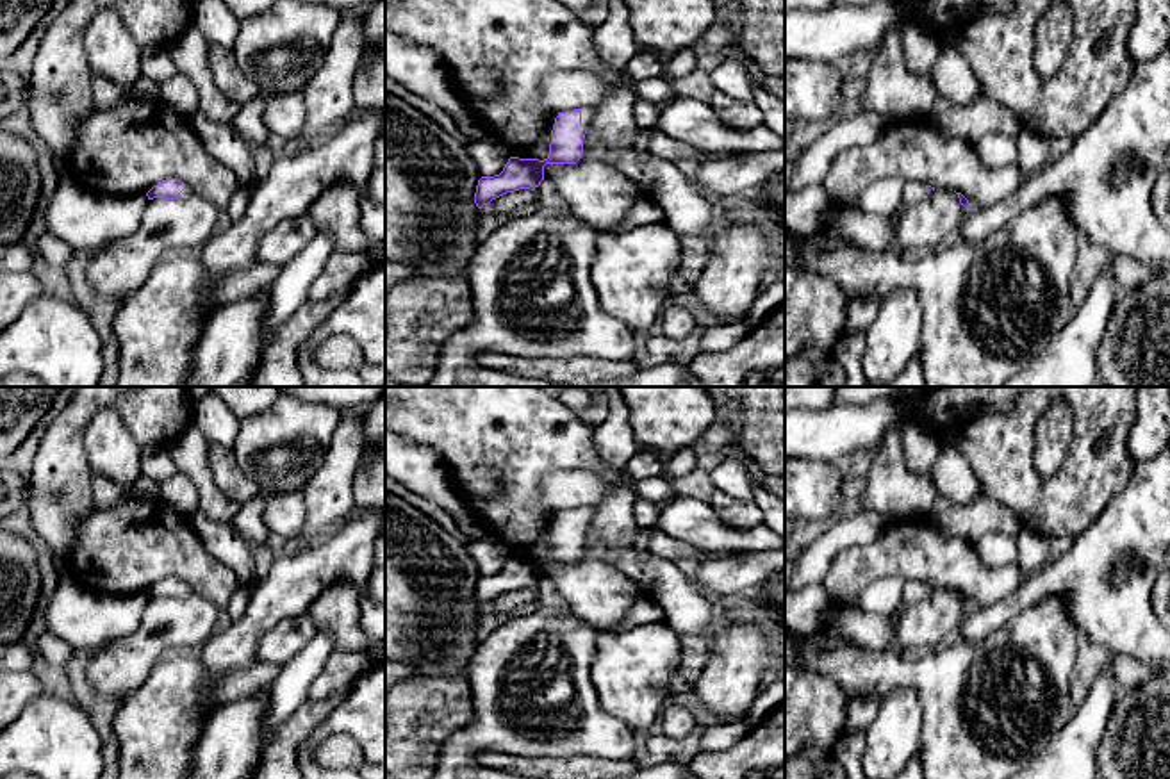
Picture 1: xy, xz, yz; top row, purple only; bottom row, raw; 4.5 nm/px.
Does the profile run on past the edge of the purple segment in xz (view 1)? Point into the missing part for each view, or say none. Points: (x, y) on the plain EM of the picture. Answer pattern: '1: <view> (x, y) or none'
1: xz (587, 512)

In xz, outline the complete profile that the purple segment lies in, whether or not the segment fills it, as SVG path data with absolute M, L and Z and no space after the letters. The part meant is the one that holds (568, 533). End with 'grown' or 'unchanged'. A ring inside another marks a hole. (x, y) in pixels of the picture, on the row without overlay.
M594 506L558 512L551 529L549 554L544 560L510 556L499 574L482 576L474 592L476 606L482 608L507 592L539 586L546 563L576 563L583 554L583 538L592 515Z; grown

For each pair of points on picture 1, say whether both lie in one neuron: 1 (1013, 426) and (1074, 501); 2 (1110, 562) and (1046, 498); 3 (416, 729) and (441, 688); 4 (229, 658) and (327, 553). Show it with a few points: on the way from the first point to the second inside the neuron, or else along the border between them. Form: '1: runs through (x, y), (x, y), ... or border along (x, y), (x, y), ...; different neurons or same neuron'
1: runs through (1013, 450), (1013, 462), (1051, 500); same neuron
2: border along (1110, 501), (1074, 537); different neurons
3: runs through (420, 719), (439, 699); same neuron
4: runs through (247, 631), (300, 578); same neuron

